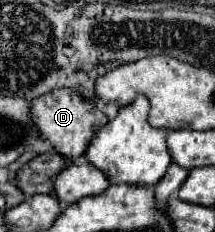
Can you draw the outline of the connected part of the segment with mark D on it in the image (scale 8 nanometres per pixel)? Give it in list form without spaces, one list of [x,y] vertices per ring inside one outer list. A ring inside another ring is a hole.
[[[54,89],[34,99],[30,105],[30,117],[34,119],[34,125],[38,127],[40,137],[44,141],[50,141],[54,151],[68,161],[74,161],[80,155],[84,155],[92,135],[108,123],[108,117],[92,101],[84,101],[72,89]]]

